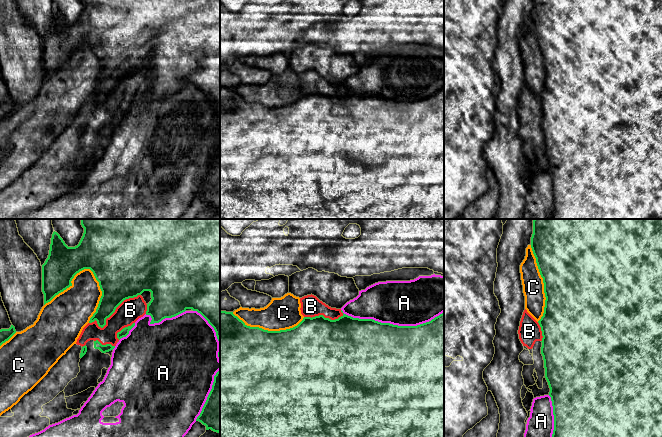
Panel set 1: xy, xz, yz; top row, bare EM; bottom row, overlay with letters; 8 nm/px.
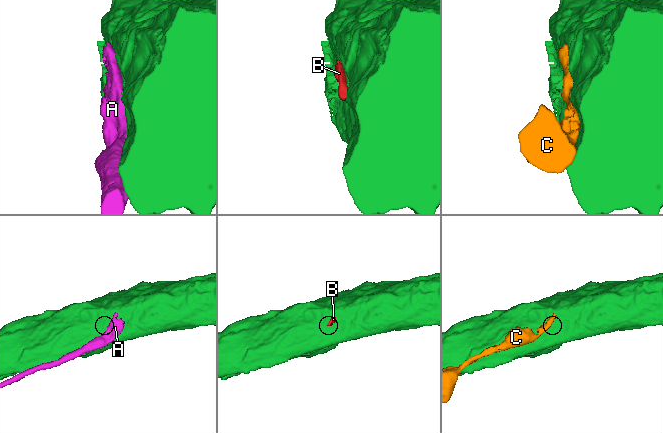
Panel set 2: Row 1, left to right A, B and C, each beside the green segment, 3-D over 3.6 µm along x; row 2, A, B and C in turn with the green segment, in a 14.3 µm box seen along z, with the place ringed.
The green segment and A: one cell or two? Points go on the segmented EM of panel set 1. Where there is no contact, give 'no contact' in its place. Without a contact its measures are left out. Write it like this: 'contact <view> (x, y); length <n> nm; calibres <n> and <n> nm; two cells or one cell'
contact xz (392, 324); length 800 nm; calibres 500 and 360 nm; two cells

